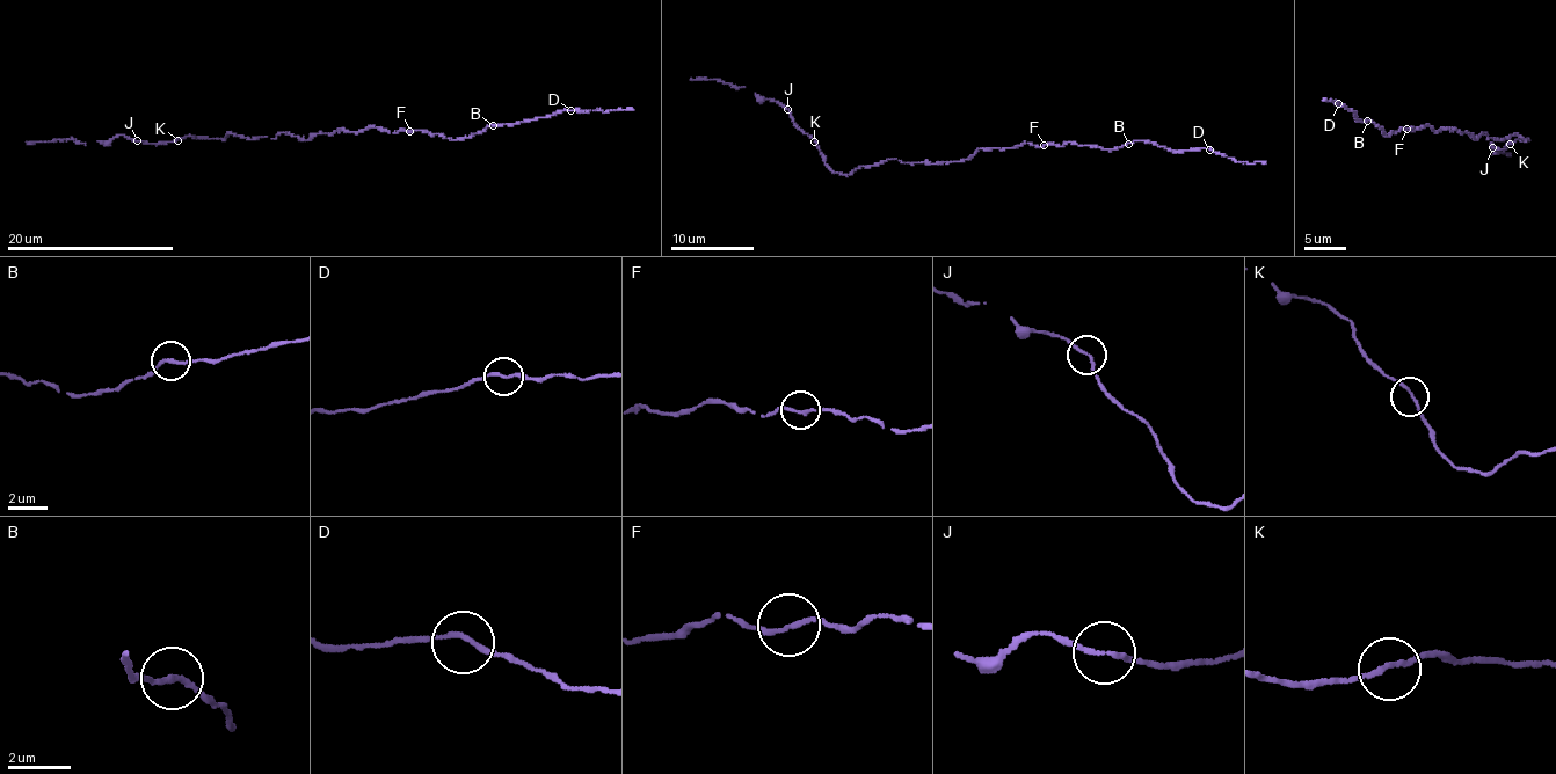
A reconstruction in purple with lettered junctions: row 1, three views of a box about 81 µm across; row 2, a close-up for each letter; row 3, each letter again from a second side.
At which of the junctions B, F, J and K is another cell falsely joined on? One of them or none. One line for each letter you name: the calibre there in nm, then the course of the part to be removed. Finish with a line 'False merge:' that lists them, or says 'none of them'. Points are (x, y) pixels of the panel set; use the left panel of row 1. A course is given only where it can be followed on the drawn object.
False merge: none of them

